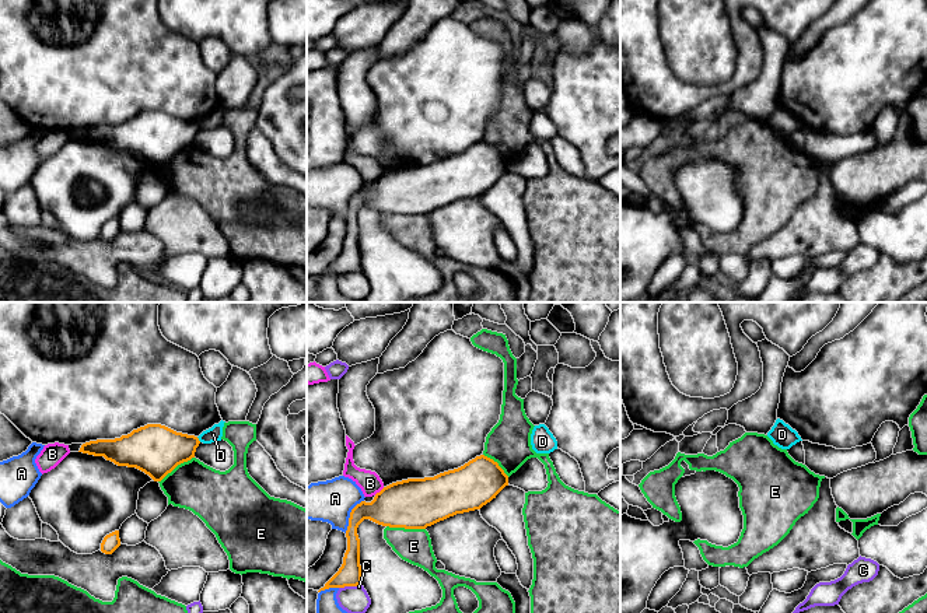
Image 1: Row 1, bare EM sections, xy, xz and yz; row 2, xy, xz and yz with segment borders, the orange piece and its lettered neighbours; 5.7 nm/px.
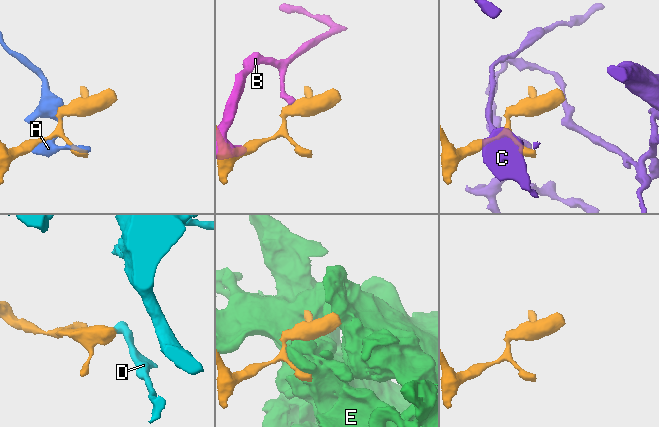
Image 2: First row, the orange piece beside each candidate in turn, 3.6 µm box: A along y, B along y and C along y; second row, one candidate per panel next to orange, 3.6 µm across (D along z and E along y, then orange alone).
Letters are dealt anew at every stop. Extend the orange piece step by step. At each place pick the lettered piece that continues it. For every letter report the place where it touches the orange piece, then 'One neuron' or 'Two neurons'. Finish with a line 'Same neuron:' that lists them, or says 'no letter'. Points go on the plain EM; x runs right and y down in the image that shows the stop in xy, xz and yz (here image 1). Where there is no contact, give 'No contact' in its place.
A: Touches orange at xz (350, 202). Two neurons
B: Touches orange at xz (380, 178). Two neurons
C: Touches orange at xz (350, 272). Two neurons
D: Touches orange at xy (198, 126). Two neurons
E: Touches orange at xz (406, 214). Two neurons
Same neuron: no letter

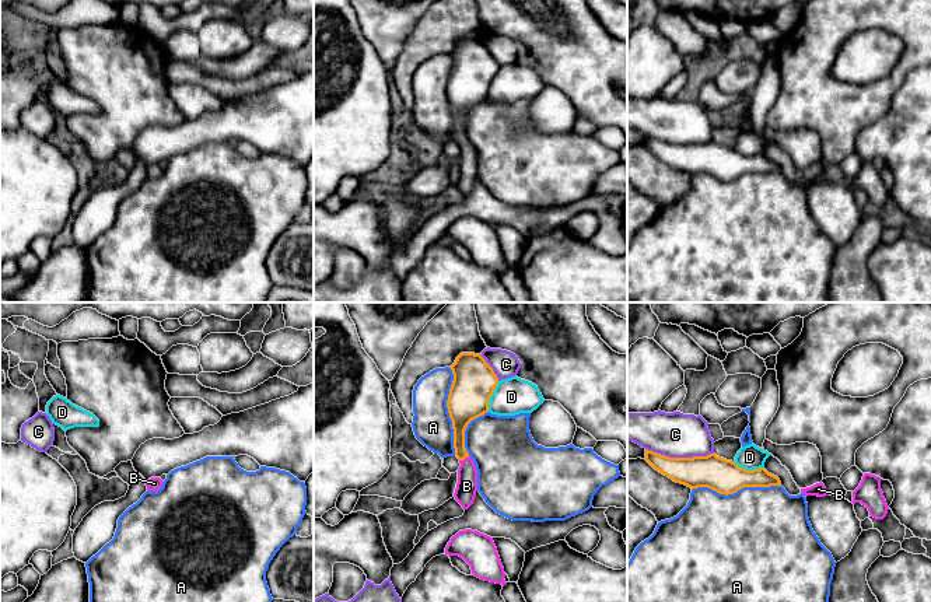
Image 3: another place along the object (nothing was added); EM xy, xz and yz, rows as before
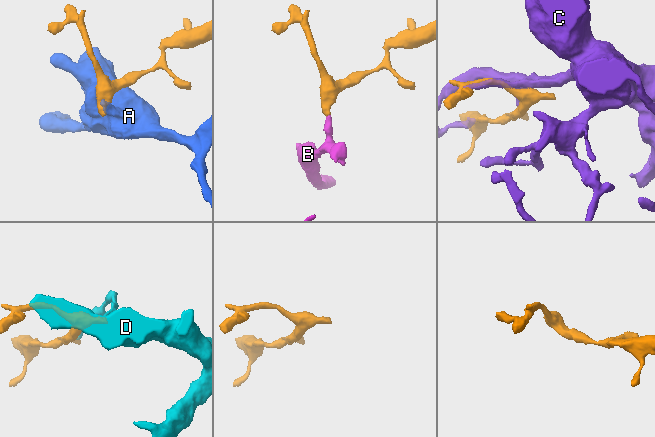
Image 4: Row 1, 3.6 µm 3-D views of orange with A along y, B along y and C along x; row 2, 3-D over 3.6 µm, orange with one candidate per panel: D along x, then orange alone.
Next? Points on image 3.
A: Touches orange at xz (448, 98). Two neurons
B: Touches orange at xz (464, 144). One neuron
C: Touches orange at yz (679, 144). Two neurons
D: Touches orange at xz (490, 81). Two neurons
Same neuron: B

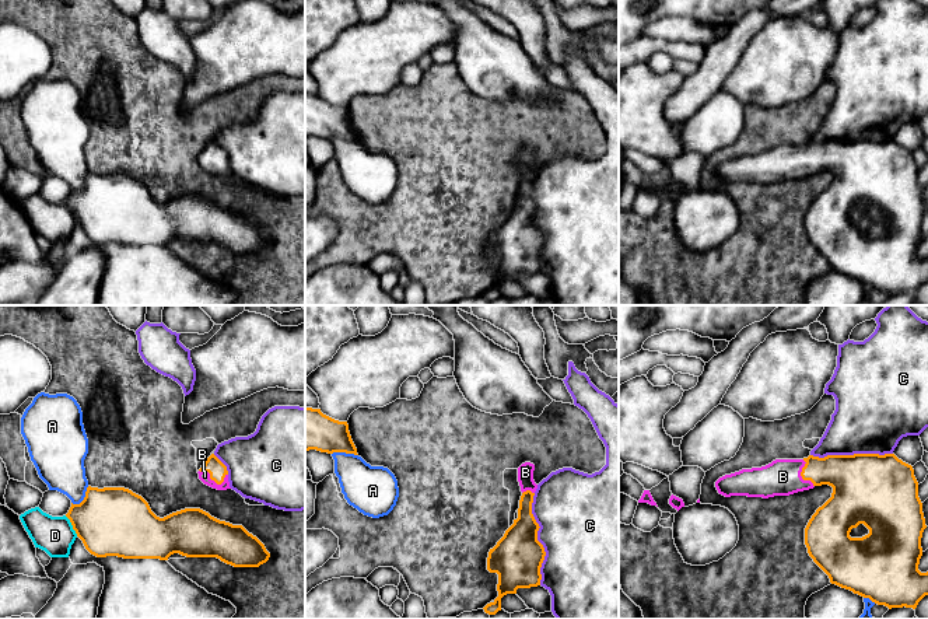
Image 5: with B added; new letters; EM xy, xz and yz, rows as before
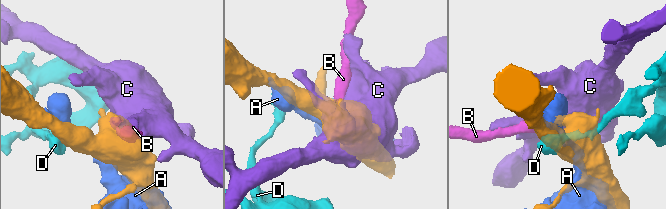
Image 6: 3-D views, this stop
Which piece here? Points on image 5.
A: Touches orange at xz (345, 137). Two neurons
B: Touches orange at xy (213, 165). One neuron
C: Touches orange at xz (536, 226). Two neurons
D: Touches orange at xy (72, 210). Two neurons
Same neuron: B

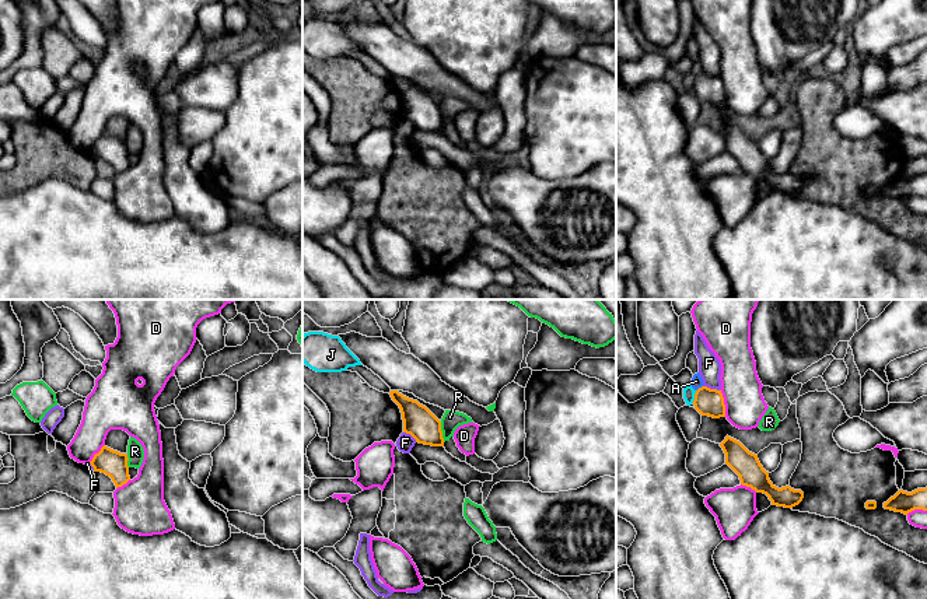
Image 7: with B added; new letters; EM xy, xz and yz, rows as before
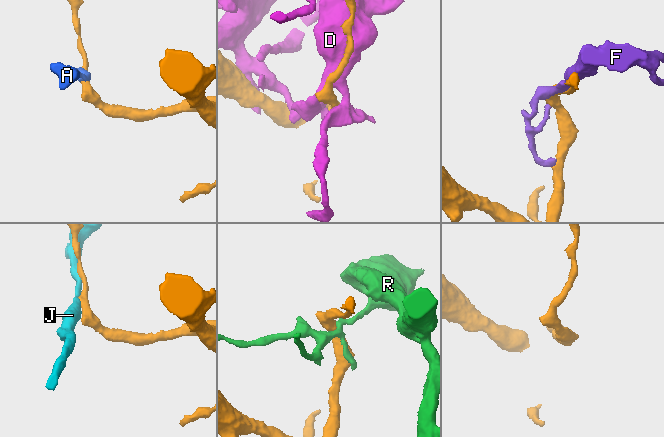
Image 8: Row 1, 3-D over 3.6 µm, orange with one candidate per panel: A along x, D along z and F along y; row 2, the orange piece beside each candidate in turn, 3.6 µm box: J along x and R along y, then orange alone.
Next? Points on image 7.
A: Touches orange at yz (699, 74). Two neurons
D: Touches orange at yz (723, 90). Two neurons
F: Touches orange at yz (712, 76). Two neurons
J: Touches orange at yz (695, 83). Two neurons
R: Touches orange at xz (441, 118). Two neurons
Same neuron: no letter

